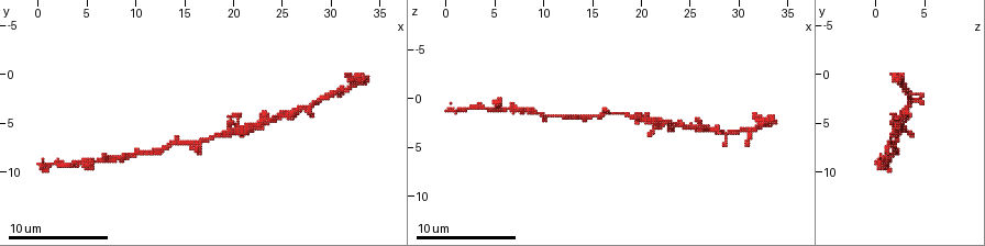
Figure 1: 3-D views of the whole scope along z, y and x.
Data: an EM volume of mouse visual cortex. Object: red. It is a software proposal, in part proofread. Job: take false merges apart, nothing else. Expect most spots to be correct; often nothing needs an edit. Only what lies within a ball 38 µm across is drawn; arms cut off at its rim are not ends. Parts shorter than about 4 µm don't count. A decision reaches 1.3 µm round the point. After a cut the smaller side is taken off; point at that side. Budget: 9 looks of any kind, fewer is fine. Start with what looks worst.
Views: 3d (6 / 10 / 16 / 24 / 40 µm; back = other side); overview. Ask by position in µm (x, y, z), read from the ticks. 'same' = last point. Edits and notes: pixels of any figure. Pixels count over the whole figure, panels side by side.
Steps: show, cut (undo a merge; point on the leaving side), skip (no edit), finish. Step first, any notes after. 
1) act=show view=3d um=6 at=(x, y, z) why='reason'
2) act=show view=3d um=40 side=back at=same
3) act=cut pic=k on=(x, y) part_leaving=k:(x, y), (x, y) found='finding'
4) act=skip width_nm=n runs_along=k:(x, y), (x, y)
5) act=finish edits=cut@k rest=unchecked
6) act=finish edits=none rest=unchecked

act=show view=3d um=10 at=(21.8, 5.4, 2.4) why='three arms meet'

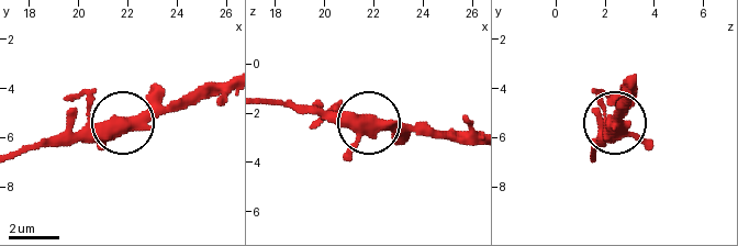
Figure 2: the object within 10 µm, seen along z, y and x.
act=skip width_nm=440 runs_along=2:(23, 154), (166, 113), (182, 99) found='continuous, no second cell'

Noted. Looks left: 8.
act=show view=3d um=6 at=(6.2, 8.6, 1.0) why='thin neck'

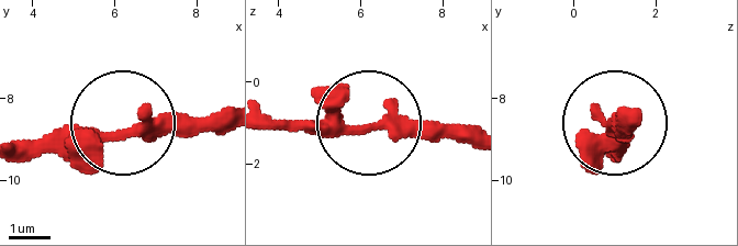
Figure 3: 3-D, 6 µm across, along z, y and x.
act=skip runs_along=3:(471, 137), (387, 123), (265, 123) found='continuous, no second cell'

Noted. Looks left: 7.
act=show view=3d um=10 at=(27.6, 3.8, 3.2) why='thick turns thin'

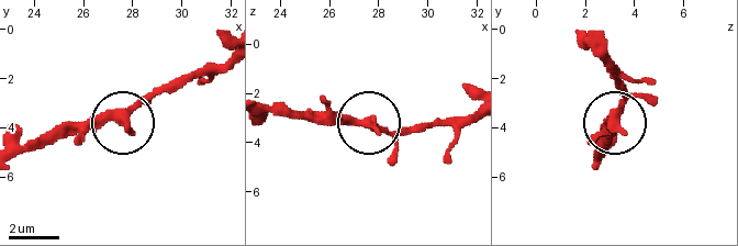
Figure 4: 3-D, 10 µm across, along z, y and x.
act=show view=3d um=6 at=(27.6, 3.5, 3.2)

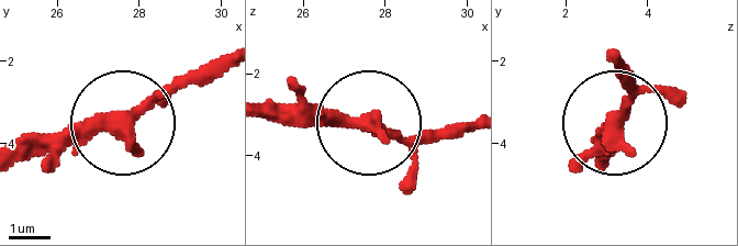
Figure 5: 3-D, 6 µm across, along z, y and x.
act=skip runs_along=5:(606, 160), (630, 98), (630, 66) found='one cell here'

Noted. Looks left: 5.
act=show view=3d um=6 at=(17.2, 6.8, 1.6)

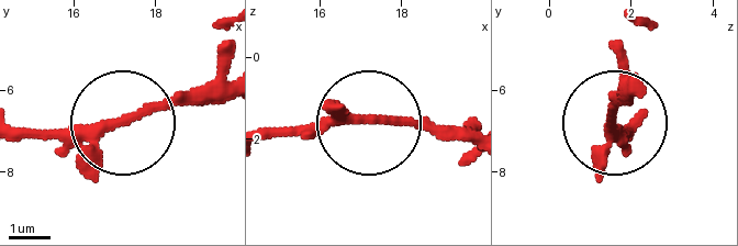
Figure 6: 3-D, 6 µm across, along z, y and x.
act=skip width_nm=220 found='one cell here'

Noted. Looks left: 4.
act=finish edits=none rest=unchecked

